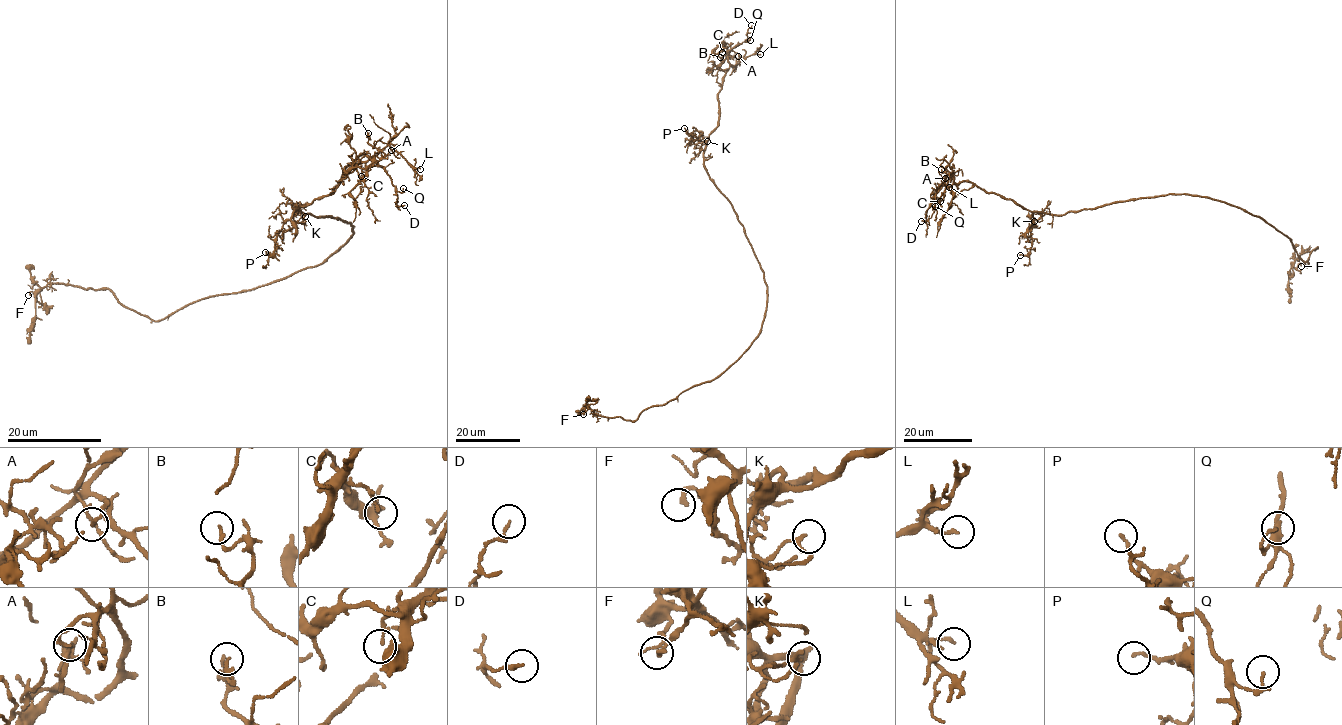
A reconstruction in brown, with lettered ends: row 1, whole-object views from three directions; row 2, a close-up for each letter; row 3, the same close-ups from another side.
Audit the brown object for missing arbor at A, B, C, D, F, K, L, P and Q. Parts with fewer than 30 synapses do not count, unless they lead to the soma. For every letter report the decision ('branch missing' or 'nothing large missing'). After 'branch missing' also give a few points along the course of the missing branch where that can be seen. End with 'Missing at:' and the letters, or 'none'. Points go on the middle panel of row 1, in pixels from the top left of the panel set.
A: nothing large missing
B: nothing large missing
C: nothing large missing
D: nothing large missing
F: nothing large missing
K: nothing large missing
L: nothing large missing
P: nothing large missing
Q: nothing large missing
Missing at: none

